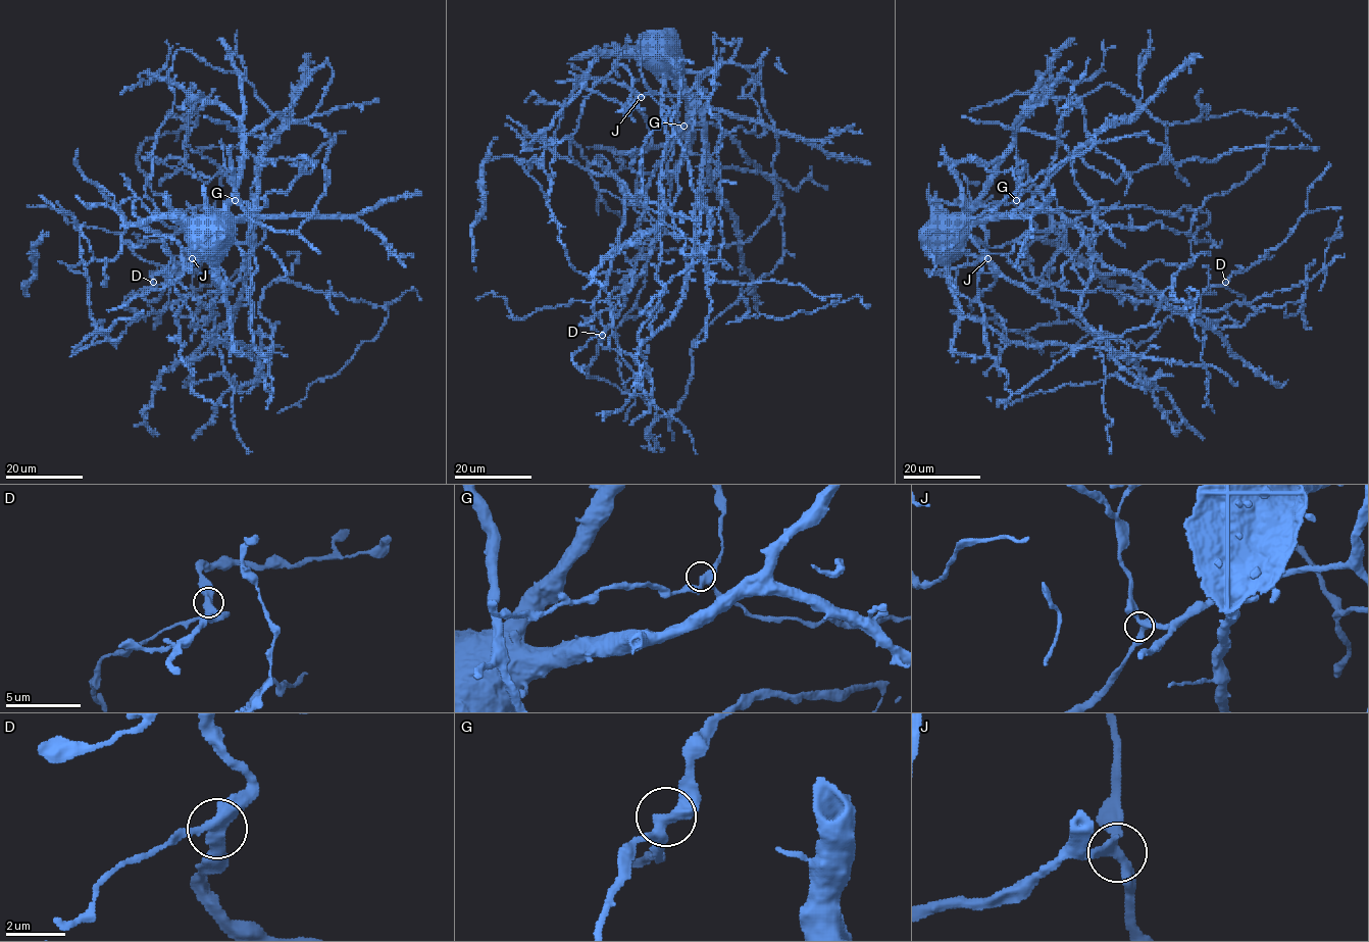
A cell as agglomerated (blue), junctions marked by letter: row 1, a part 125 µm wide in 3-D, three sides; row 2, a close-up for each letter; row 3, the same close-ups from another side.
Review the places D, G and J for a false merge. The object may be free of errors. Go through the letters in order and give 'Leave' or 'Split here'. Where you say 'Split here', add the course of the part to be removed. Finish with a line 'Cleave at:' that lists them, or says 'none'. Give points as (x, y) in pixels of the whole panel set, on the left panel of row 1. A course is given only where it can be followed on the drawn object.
D: Split here
G: Leave
J: Leave
Cleave at: D

